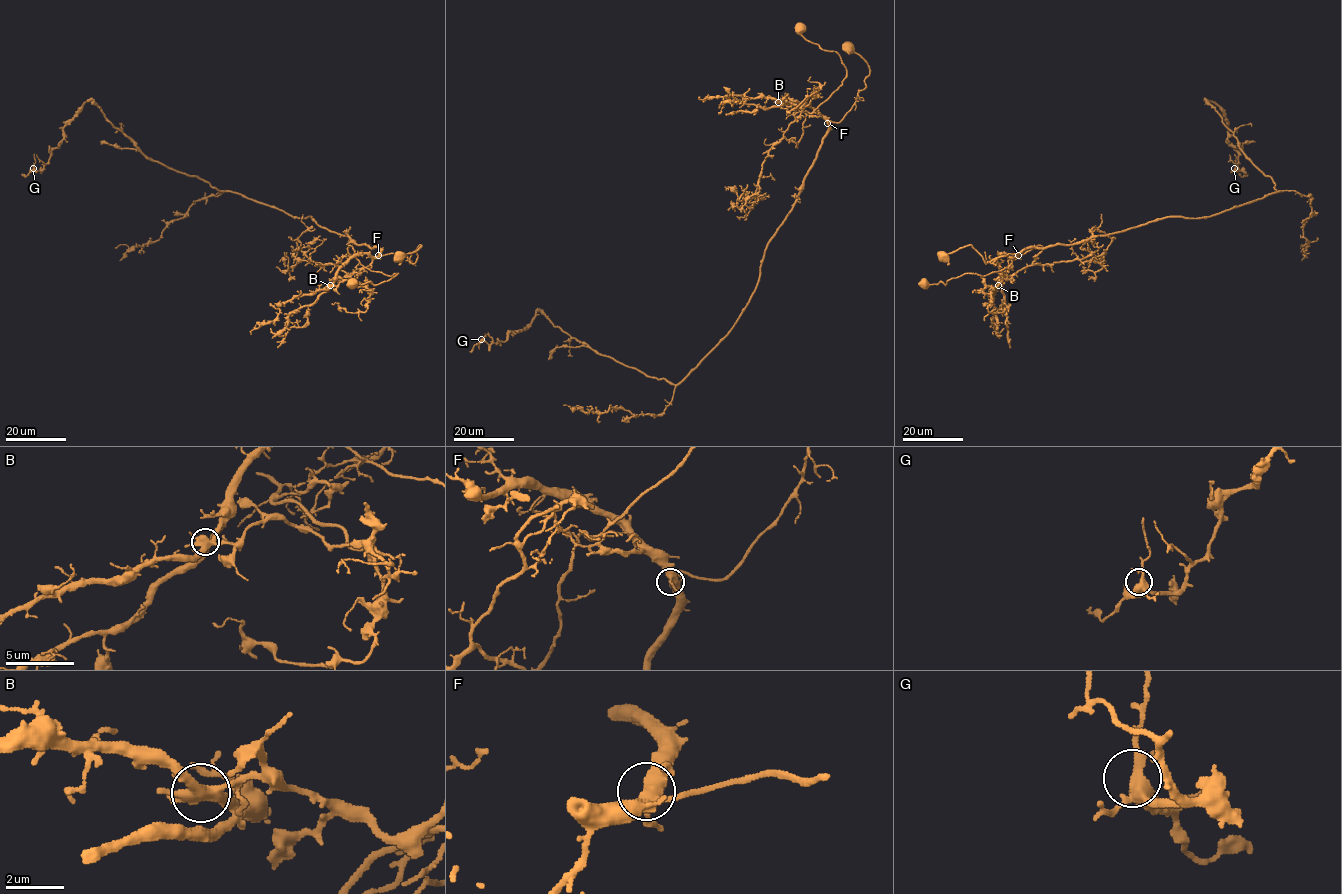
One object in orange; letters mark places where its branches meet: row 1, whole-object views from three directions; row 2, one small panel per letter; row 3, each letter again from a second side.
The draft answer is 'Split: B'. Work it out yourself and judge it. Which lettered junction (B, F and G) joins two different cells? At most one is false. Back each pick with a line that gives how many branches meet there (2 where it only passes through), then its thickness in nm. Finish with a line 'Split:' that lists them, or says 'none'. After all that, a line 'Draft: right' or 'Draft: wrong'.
B: branches 5; calibre 420 nm
Split: B
Draft: right

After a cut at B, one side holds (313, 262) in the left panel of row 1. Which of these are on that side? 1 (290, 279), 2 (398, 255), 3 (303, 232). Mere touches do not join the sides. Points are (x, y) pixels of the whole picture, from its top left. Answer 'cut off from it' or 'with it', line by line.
1: with it
2: cut off from it
3: with it

